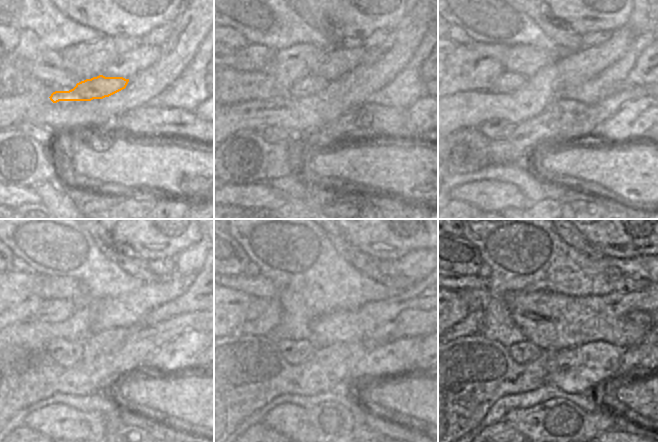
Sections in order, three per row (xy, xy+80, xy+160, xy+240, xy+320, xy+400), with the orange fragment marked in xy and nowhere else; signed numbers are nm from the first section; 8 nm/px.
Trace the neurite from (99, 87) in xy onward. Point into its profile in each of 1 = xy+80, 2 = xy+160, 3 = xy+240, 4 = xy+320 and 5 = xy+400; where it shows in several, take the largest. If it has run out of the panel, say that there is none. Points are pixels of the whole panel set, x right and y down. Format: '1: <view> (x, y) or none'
1: xy+80 (312, 84)
2: xy+160 (508, 82)
3: xy+240 (50, 310)
4: xy+320 (263, 315)
5: xy+400 (469, 326)

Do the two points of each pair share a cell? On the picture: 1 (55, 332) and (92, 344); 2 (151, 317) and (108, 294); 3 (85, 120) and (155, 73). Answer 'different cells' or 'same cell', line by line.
1: different cells
2: different cells
3: same cell

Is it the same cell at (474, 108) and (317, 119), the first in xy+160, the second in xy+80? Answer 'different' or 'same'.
same

